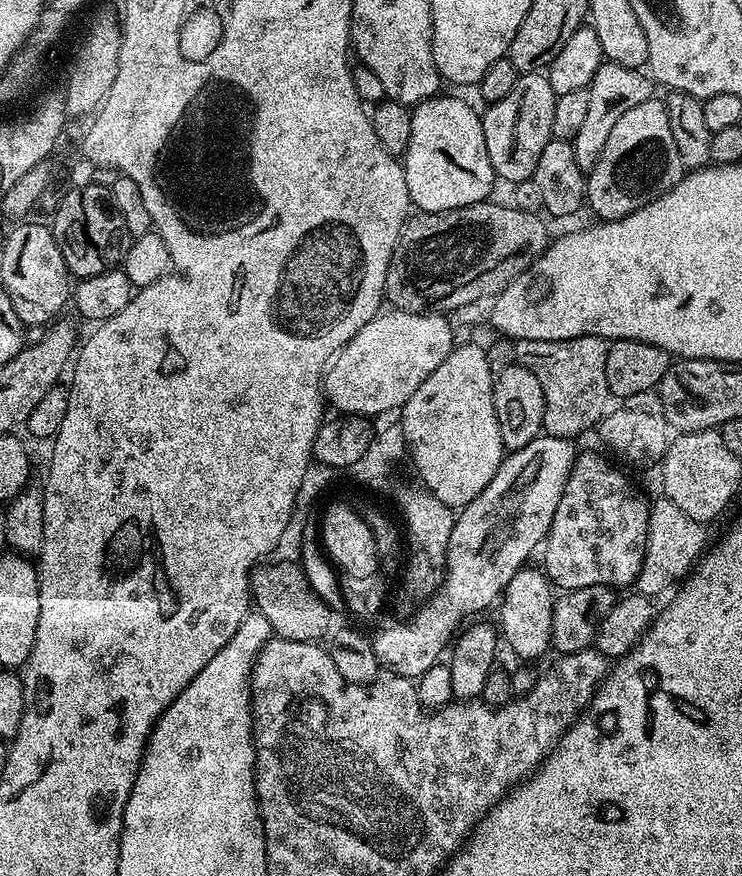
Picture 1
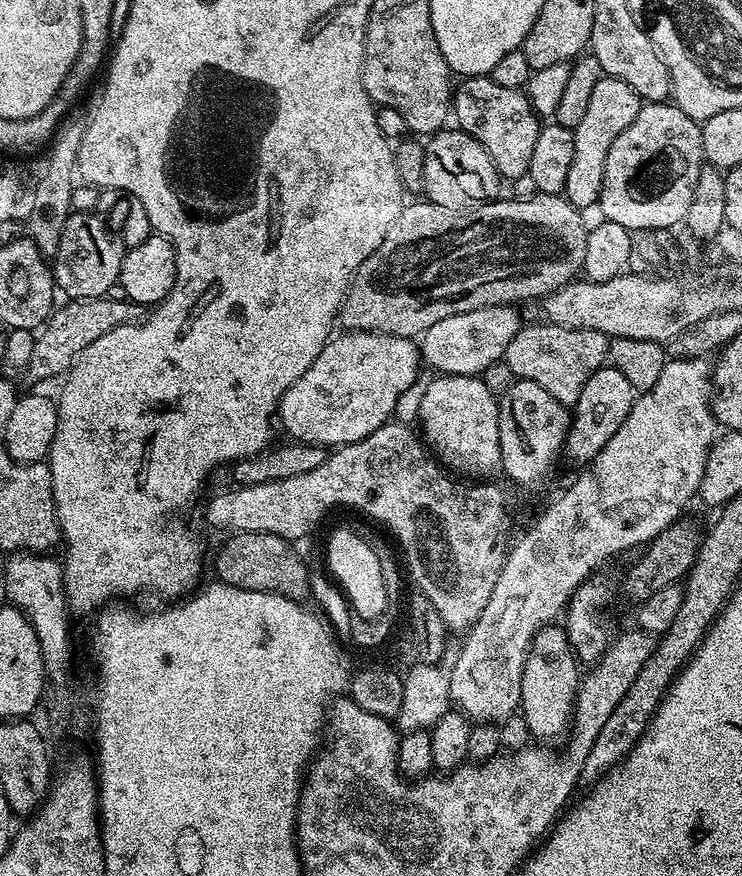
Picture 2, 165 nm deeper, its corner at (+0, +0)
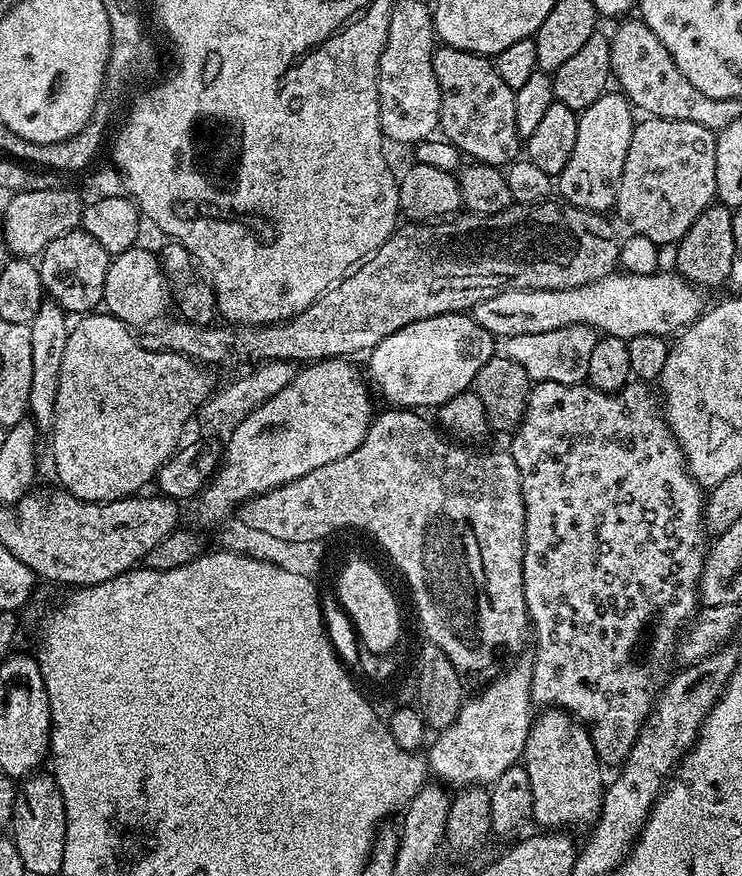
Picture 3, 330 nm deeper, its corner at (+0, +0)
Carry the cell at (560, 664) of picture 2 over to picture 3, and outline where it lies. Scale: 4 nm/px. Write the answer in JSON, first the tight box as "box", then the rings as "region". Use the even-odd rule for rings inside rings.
{"box":[522,707,606,830],"region":[[[549,707],[535,717],[532,729],[528,731],[526,746],[522,763],[526,774],[530,774],[530,790],[532,791],[532,815],[533,821],[537,820],[544,830],[573,830],[572,828],[584,828],[596,823],[600,817],[600,807],[604,801],[606,791],[606,779],[600,771],[602,765],[600,756],[596,753],[596,747],[592,741],[592,734],[572,715],[563,708]]]}

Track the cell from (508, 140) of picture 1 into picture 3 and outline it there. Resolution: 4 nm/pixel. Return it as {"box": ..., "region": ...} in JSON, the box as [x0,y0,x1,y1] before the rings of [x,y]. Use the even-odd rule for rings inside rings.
{"box":[432,46,522,166],"region":[[[440,46],[432,53],[432,61],[434,62],[434,78],[438,78],[438,86],[440,87],[440,122],[439,131],[442,133],[443,139],[452,143],[457,150],[465,157],[470,157],[473,161],[495,166],[507,166],[517,159],[522,152],[522,138],[518,134],[518,126],[514,126],[514,89],[506,86],[506,82],[502,82],[502,78],[498,78],[498,70],[495,63],[487,56],[479,56],[473,52],[463,52],[457,48],[449,48]]]}

